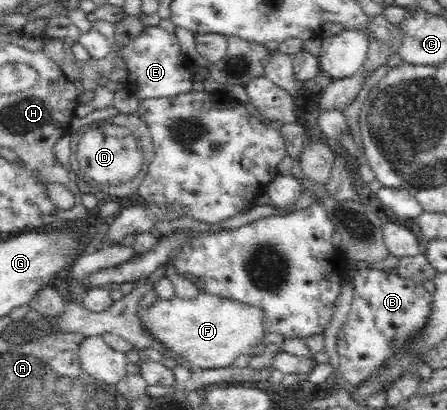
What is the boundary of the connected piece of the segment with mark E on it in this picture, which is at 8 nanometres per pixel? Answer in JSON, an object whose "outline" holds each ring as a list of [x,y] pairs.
{"outline":[[[145,25],[135,39],[121,48],[121,59],[128,69],[126,88],[140,100],[190,92],[196,81],[194,67],[186,64],[189,57],[180,48],[180,42],[174,33],[170,34],[160,25]]]}

